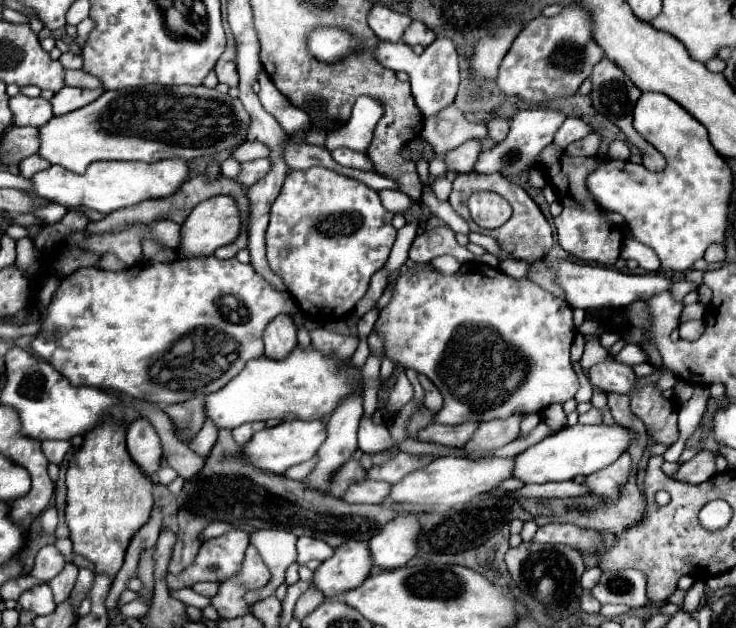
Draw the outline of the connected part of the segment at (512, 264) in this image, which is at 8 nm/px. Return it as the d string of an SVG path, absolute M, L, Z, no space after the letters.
M502 261L502 263L500 263L500 269L502 269L506 275L516 277L516 279L524 279L528 267L530 267L528 261Z

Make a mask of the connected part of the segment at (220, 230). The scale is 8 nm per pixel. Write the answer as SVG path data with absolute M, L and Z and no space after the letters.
M216 195L210 197L206 201L202 201L184 221L182 225L182 243L180 243L180 251L188 257L204 257L204 255L212 255L218 247L234 241L238 237L242 229L242 219L240 219L240 211L236 205L236 199L232 195Z

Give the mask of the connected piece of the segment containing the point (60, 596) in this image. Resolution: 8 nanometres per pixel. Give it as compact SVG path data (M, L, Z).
M66 563L66 567L62 569L60 575L56 575L48 585L54 593L54 603L60 605L64 599L70 597L72 589L74 589L74 583L76 583L76 575L78 575L78 567L72 565L72 563Z

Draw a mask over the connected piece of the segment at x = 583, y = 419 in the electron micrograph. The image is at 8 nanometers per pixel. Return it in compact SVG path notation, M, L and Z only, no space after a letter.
M592 407L588 413L582 413L578 423L584 423L584 425L600 425L602 423L602 411Z

